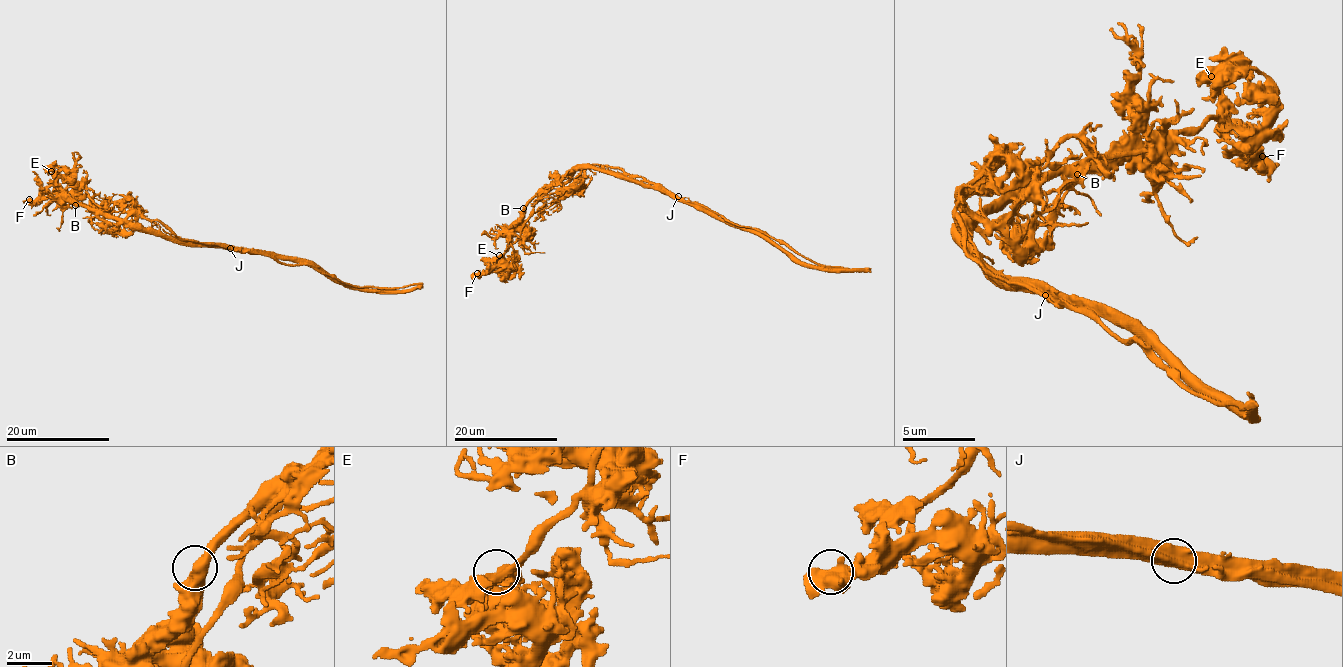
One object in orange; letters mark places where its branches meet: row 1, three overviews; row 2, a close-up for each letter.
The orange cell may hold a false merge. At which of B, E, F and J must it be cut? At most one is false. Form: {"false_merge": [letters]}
{"false_merge": ["J"]}

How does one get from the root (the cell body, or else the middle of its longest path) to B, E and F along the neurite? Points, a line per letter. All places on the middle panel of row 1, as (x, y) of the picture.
B: (631, 182), (589, 168), (575, 168), (546, 184), (523, 208)
E: (631, 182), (589, 168), (557, 177), (527, 205), (521, 236), (496, 261), (495, 270), (505, 277), (499, 255)
F: (631, 182), (589, 168), (575, 168), (557, 177), (527, 205), (521, 235), (491, 266), (477, 273)

